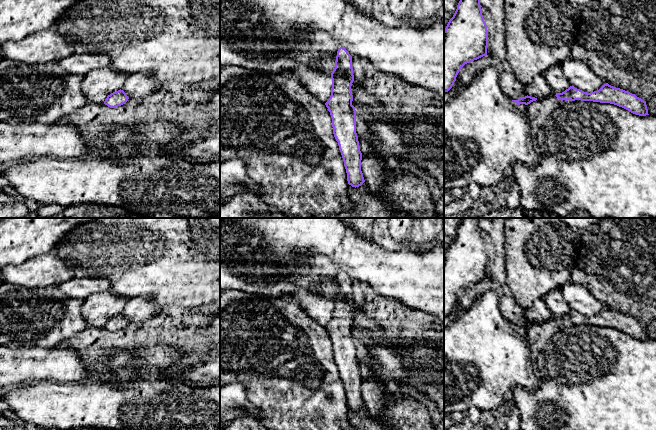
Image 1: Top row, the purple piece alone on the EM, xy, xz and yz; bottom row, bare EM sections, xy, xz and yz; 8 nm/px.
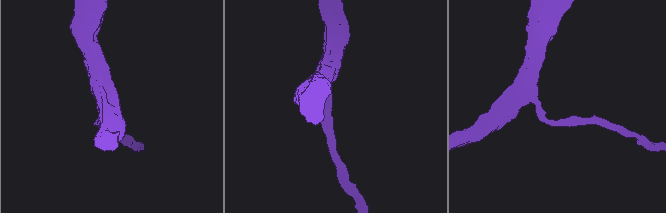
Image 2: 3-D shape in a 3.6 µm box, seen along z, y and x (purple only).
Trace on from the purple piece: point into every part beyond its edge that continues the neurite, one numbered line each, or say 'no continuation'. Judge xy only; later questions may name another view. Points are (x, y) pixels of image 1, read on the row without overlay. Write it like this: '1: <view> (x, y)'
no continuation

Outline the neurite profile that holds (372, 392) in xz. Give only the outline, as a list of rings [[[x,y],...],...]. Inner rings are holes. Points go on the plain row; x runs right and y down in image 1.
[[[358,361],[360,375],[362,377],[361,395],[370,415],[375,419],[382,417],[385,405],[384,389],[373,377],[369,365]]]

